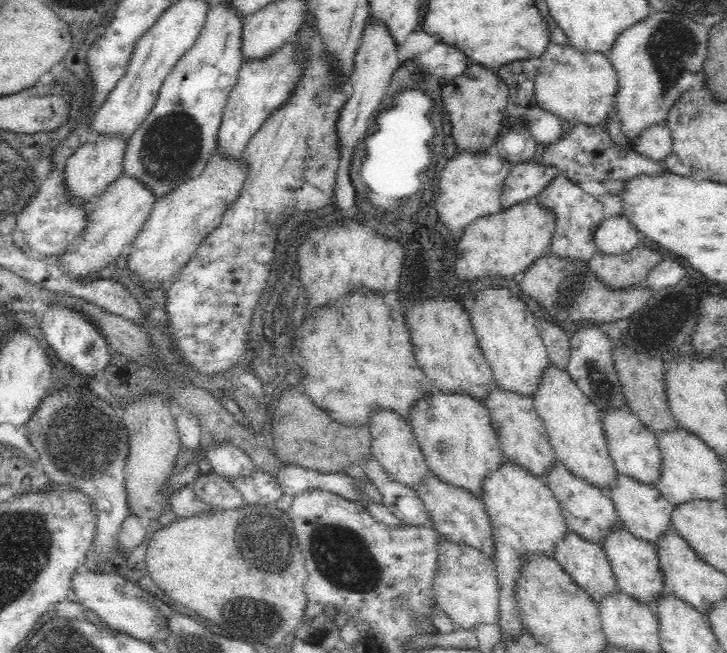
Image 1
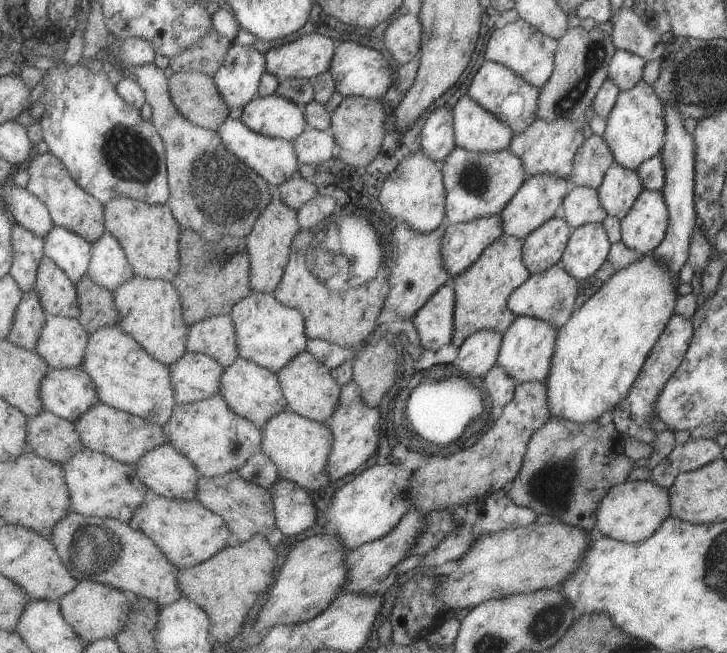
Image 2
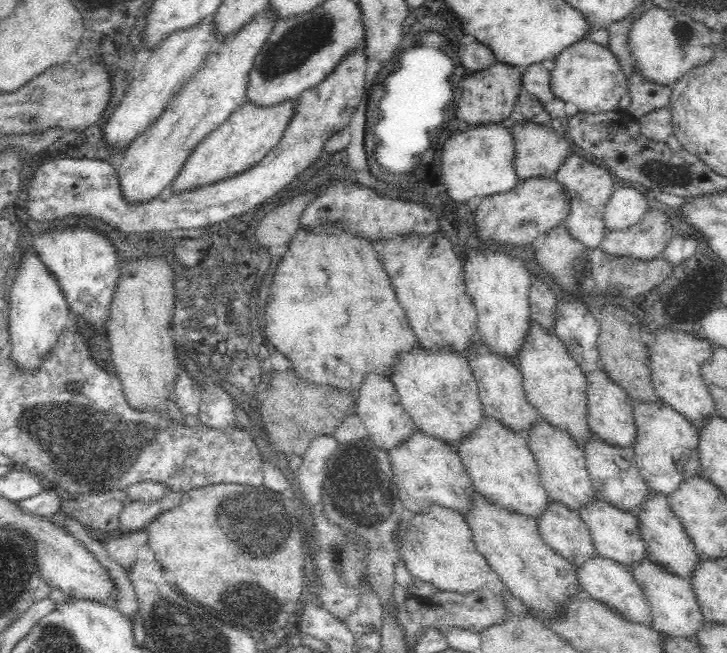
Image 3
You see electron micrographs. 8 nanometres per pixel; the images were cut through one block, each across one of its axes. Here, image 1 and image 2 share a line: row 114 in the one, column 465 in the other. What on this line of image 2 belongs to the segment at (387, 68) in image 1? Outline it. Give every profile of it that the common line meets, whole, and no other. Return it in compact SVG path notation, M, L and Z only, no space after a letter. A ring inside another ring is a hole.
M485 329L474 332L458 348L451 364L465 377L482 377L496 364L502 334Z

